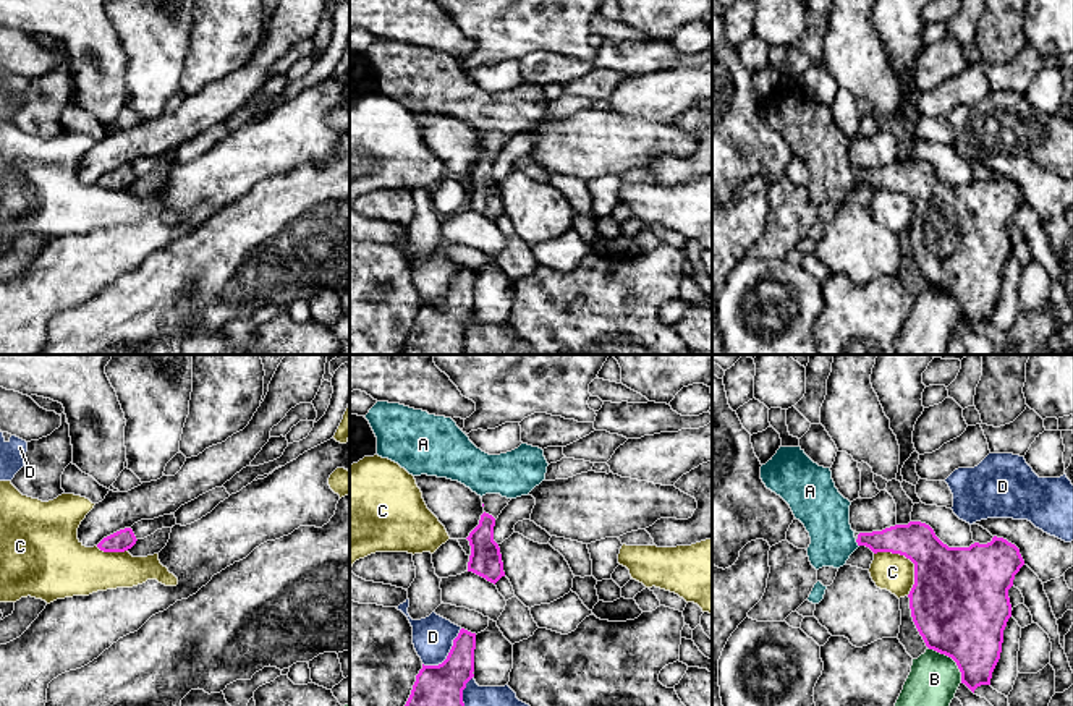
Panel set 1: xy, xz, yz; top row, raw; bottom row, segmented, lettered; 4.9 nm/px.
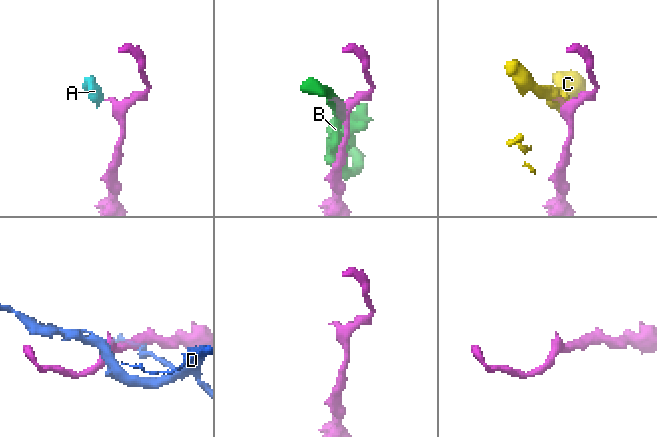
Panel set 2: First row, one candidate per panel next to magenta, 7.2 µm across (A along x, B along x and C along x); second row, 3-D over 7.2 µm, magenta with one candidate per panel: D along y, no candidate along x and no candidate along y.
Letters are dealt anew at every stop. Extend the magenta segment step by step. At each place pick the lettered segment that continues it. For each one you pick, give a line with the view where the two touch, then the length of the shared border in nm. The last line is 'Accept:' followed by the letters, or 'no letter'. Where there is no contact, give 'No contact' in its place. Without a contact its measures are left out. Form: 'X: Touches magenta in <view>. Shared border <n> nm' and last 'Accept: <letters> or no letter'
A: Touches magenta in yz. Shared border 40 nm
Accept: A

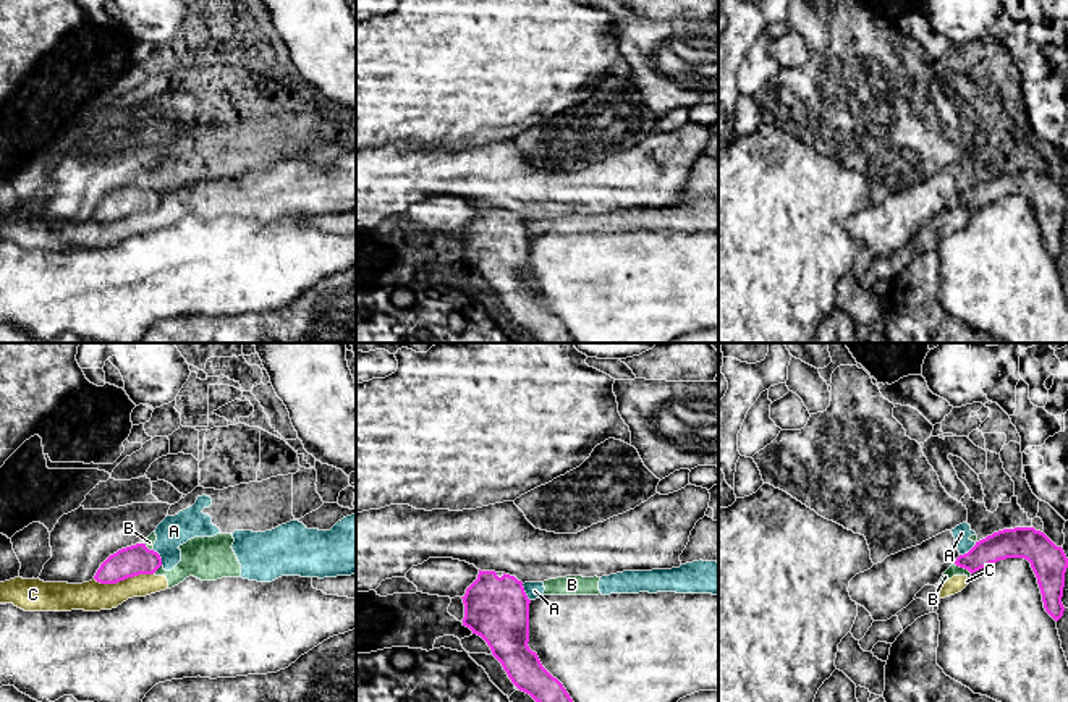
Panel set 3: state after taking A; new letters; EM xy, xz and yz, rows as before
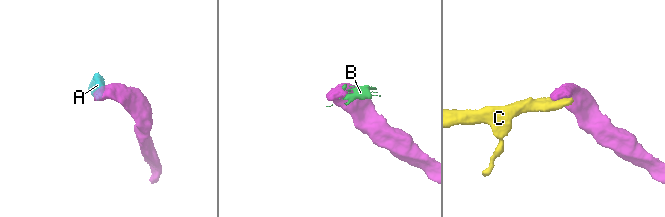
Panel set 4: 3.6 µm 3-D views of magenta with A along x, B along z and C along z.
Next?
Accept: no letter

